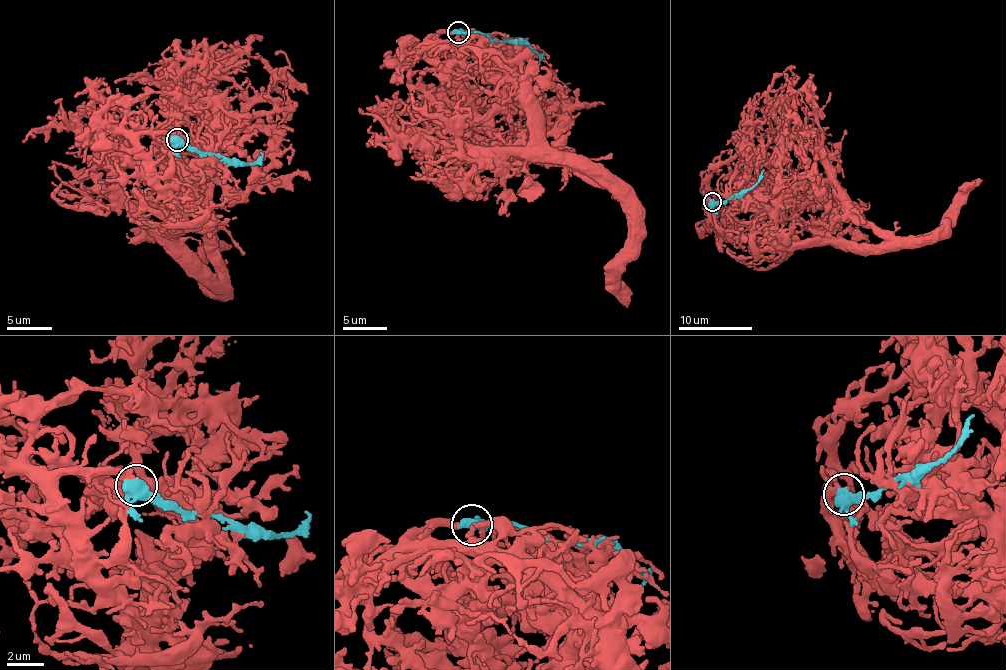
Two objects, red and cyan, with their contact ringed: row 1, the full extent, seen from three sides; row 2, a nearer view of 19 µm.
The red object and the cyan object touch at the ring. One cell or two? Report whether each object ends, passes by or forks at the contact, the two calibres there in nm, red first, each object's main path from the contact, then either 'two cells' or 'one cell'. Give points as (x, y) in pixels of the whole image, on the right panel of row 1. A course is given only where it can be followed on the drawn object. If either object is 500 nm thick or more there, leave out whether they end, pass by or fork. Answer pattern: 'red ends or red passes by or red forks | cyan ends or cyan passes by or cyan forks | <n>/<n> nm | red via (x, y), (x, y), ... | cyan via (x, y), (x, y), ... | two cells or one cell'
360/500 nm | red via (712, 201), (704, 204), (708, 212), (736, 237), (851, 241), (868, 248), (931, 236), (945, 213), (982, 179) | cyan via (712, 201), (724, 202), (755, 185), (763, 170) | two cells

